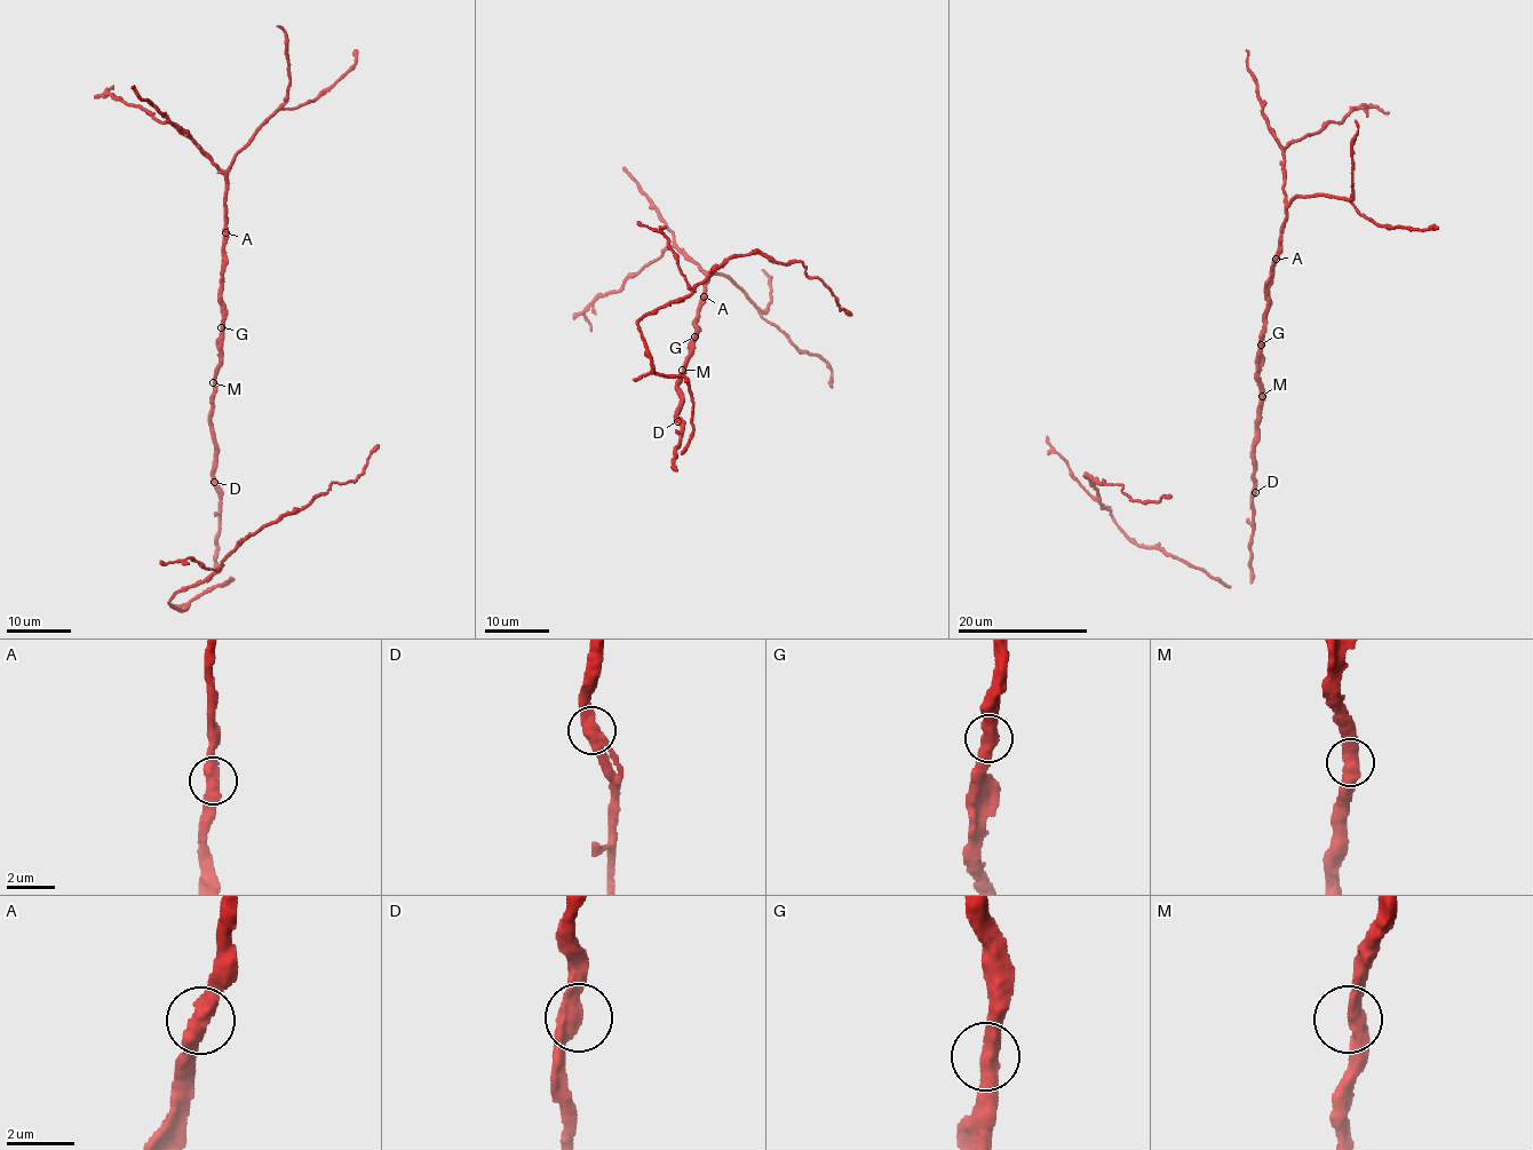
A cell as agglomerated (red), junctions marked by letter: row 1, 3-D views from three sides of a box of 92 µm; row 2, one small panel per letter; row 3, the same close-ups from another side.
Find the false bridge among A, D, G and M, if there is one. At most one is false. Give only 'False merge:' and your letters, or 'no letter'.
False merge: no letter

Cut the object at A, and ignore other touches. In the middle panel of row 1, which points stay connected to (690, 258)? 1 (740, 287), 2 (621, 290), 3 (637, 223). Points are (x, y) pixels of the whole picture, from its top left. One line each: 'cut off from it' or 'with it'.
1: with it
2: with it
3: cut off from it

